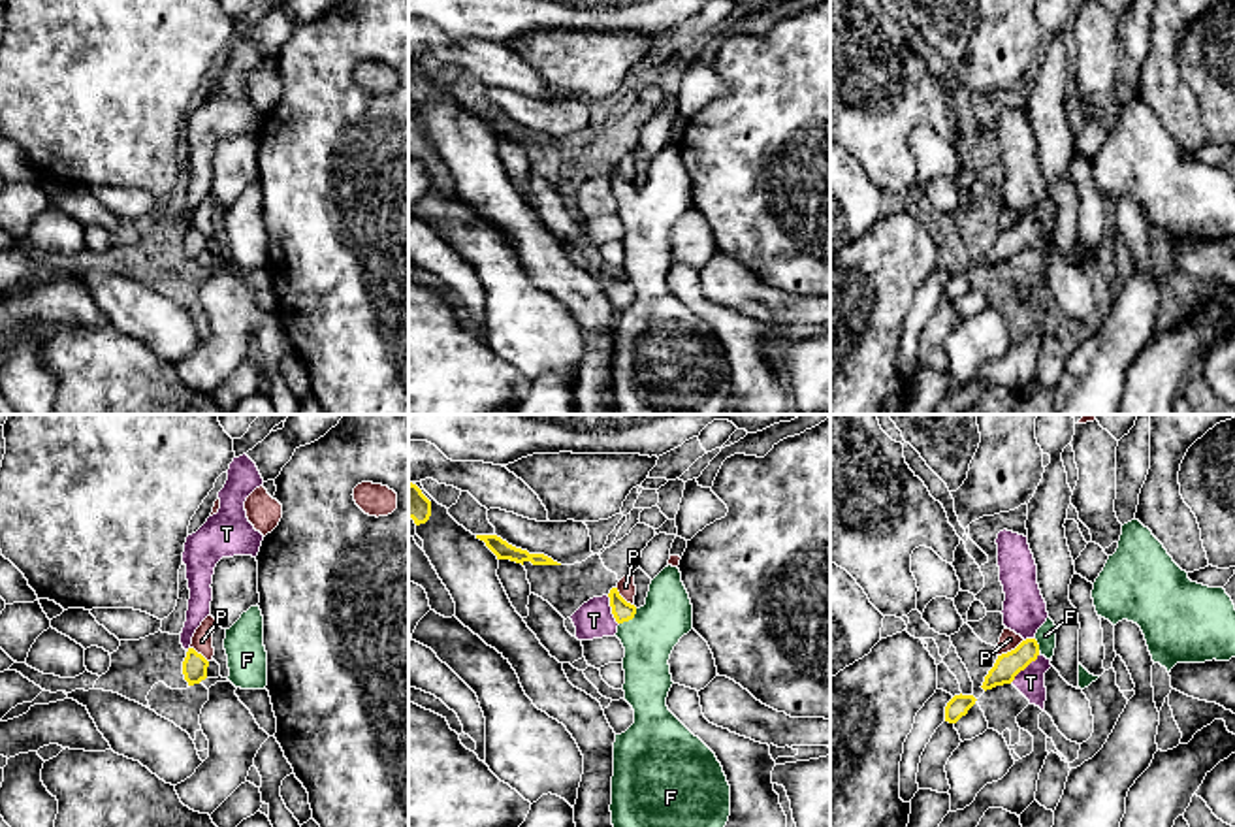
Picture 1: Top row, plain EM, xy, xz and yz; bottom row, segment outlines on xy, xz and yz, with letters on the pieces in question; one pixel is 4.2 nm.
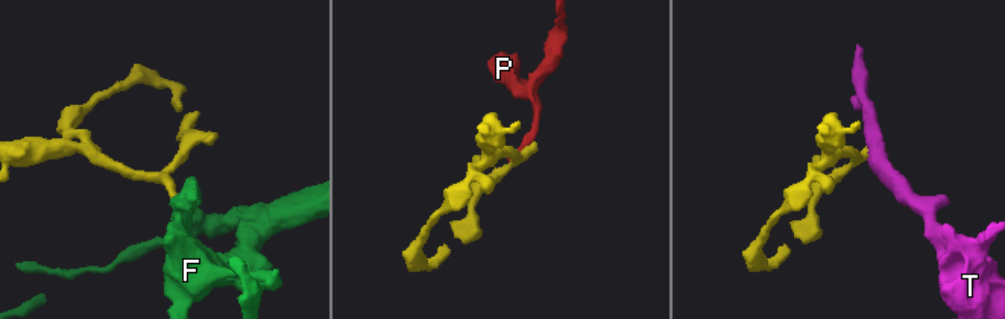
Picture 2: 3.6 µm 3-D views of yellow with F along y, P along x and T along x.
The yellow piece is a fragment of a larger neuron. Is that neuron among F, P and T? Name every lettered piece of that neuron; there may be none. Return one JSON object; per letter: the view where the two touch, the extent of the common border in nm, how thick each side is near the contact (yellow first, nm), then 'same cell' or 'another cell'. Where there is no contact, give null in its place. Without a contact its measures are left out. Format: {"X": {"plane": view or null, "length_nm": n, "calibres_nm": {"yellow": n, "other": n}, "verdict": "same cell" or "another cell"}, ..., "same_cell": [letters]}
{"F": {"plane": "xz", "length_nm": 100, "calibres_nm": {"yellow": 90, "other": 220}, "verdict": "same cell"}, "P": {"plane": "yz", "length_nm": 130, "calibres_nm": {"yellow": 110, "other": 80}, "verdict": "another cell"}, "T": {"plane": "yz", "length_nm": 190, "calibres_nm": {"yellow": 110, "other": 120}, "verdict": "another cell"}, "same_cell": ["F"]}

